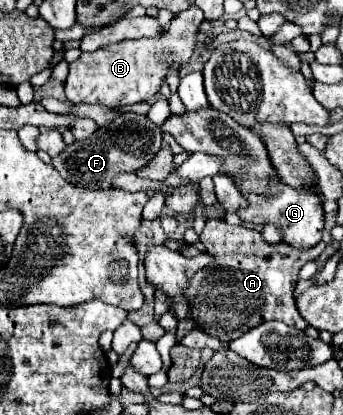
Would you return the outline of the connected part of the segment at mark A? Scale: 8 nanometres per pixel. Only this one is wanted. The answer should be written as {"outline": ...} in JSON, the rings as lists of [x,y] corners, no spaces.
{"outline":[[[208,220],[200,234],[200,242],[214,258],[214,264],[200,270],[188,286],[190,310],[200,330],[230,342],[264,320],[282,320],[300,330],[308,328],[308,322],[304,322],[296,310],[292,292],[300,268],[322,254],[324,242],[312,250],[296,250],[284,242],[270,246],[260,232],[248,230],[246,226],[230,226],[224,220]]]}

